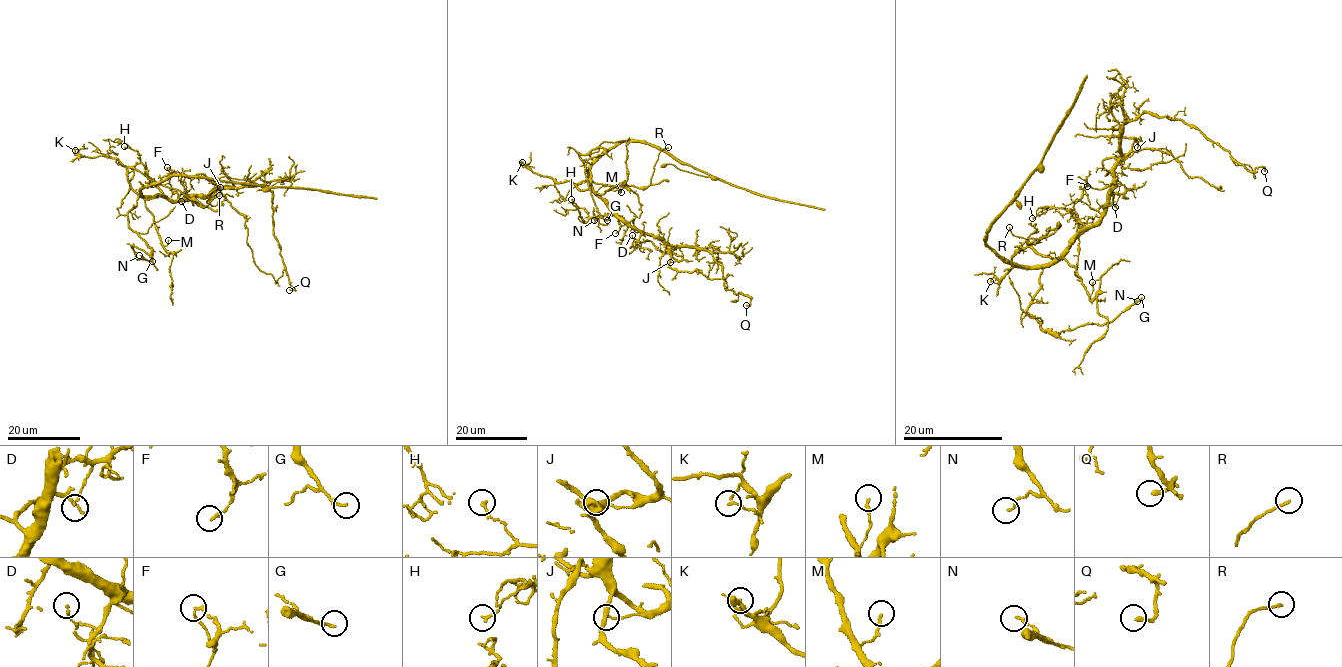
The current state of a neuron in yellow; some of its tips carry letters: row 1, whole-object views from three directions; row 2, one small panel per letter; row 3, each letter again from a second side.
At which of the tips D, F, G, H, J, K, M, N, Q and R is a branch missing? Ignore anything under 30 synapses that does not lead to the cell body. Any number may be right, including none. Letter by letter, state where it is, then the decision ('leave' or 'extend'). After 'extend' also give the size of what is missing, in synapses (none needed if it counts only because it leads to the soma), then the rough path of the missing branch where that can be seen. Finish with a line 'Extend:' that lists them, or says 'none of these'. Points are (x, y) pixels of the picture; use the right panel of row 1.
D: at (1115, 207); leave
F: at (1087, 186); leave
G: at (1141, 297); leave
H: at (1032, 218); leave
J: at (1137, 147); leave
K: at (990, 281); leave
M: at (1092, 282); leave
N: at (1137, 301); leave
Q: at (1264, 171); leave
R: at (1009, 227); leave
Extend: none of these

